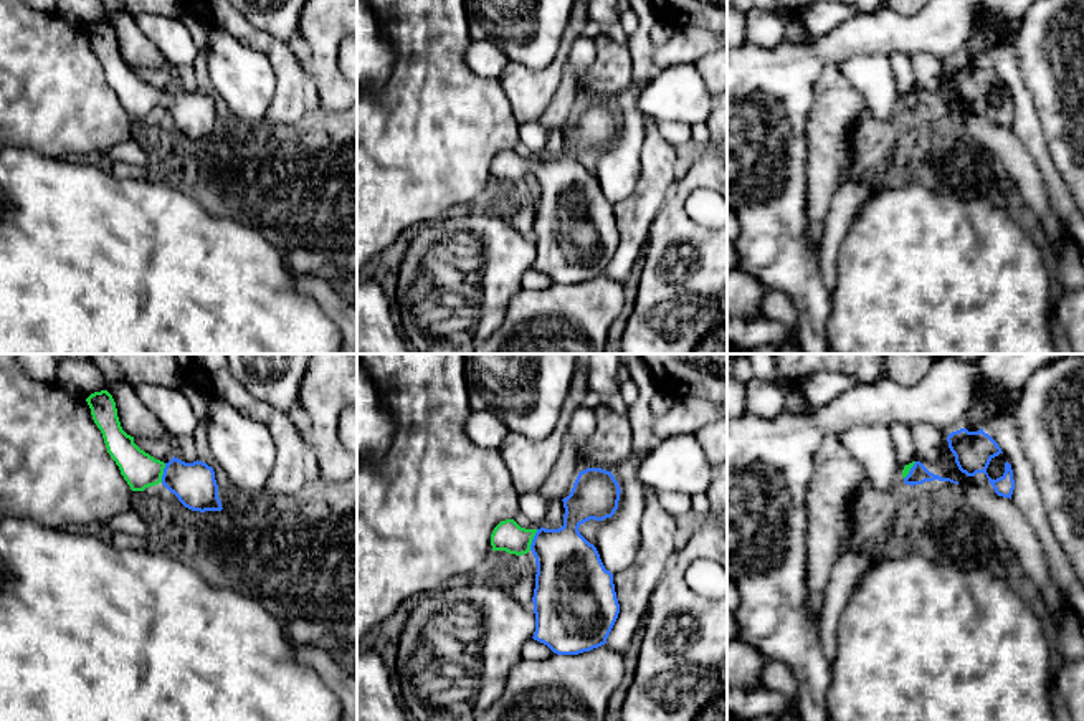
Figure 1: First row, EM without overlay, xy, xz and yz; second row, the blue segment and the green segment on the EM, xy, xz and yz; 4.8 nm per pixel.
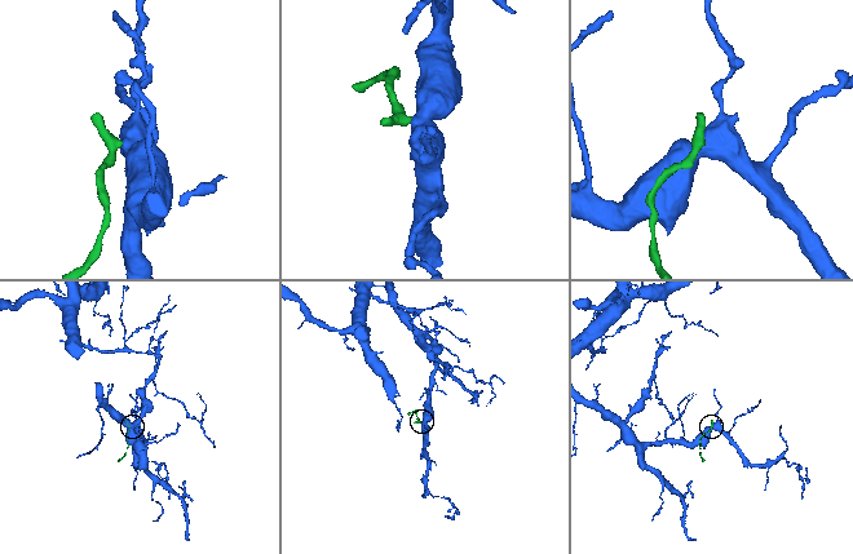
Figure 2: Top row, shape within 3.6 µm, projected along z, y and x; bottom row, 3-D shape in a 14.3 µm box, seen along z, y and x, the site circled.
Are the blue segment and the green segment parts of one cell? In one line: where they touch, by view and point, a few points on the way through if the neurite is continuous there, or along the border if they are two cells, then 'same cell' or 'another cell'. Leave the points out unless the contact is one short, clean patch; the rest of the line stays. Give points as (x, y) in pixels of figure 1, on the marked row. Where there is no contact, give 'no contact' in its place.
xz (532, 539) | across xz (570, 574), (532, 539), (513, 539), (508, 534) | same cell

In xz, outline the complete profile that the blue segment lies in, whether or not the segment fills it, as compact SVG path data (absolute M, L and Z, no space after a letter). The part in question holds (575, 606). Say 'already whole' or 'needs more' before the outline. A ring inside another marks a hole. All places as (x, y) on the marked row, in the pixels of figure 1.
needs more; M587 468L578 473L573 488L563 498L563 526L559 529L525 529L514 519L501 521L492 534L492 551L522 556L529 551L535 557L537 574L534 589L535 632L534 640L547 645L557 655L578 655L606 643L618 618L620 604L615 592L613 574L605 569L600 554L578 531L590 521L611 518L618 509L620 485L611 471Z

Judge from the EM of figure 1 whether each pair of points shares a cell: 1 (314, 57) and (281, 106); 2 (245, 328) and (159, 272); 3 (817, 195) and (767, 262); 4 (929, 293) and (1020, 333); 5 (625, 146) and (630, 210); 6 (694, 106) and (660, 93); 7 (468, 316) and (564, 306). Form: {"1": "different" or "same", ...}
{"1": "different", "2": "same", "3": "different", "4": "same", "5": "different", "6": "same", "7": "different"}

